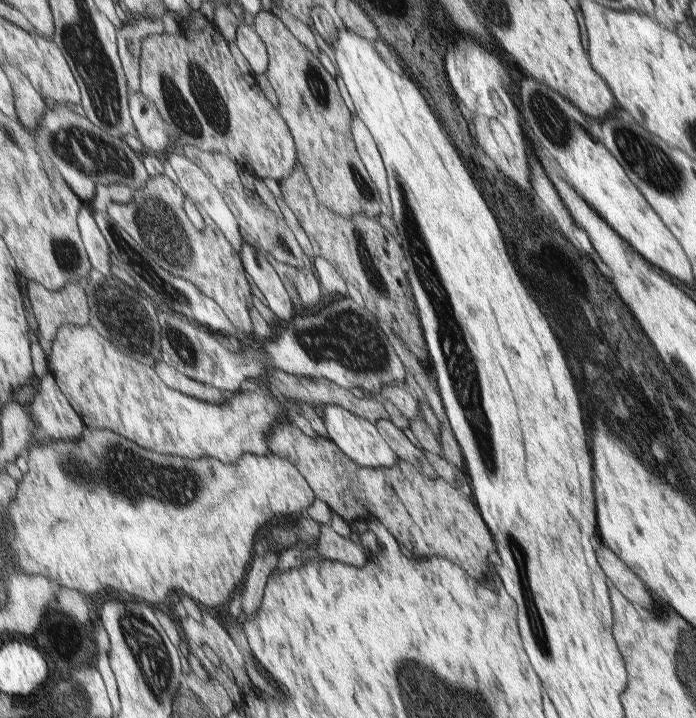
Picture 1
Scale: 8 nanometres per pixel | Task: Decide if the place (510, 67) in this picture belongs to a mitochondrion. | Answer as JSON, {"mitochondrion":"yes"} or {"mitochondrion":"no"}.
{"mitochondrion":"no"}

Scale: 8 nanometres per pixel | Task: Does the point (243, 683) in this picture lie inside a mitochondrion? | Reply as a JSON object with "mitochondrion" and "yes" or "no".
{"mitochondrion":"no"}

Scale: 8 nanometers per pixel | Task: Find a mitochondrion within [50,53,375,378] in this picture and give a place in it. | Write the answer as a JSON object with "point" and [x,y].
{"point":[192,100]}

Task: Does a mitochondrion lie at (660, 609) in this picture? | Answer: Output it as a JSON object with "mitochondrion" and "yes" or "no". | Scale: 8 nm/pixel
{"mitochondrion":"no"}

